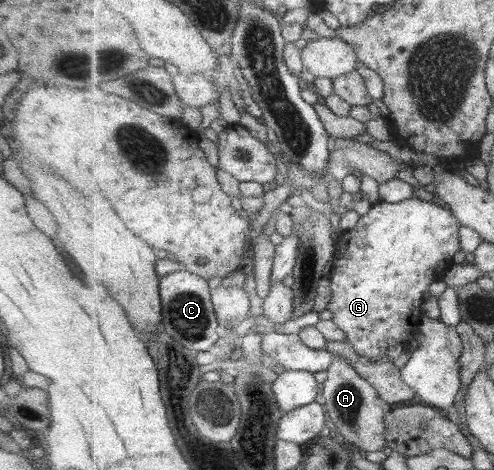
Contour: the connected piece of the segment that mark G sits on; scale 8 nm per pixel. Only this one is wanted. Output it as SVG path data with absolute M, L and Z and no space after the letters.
M411 197L397 204L379 201L371 206L355 228L344 231L345 235L339 239L333 275L329 278L332 294L326 308L332 313L331 319L347 334L345 343L353 345L360 355L373 360L387 356L391 346L409 346L409 342L420 332L424 316L421 307L429 293L429 286L443 279L445 271L453 265L453 255L461 251L460 225L457 217L442 202L429 203Z

